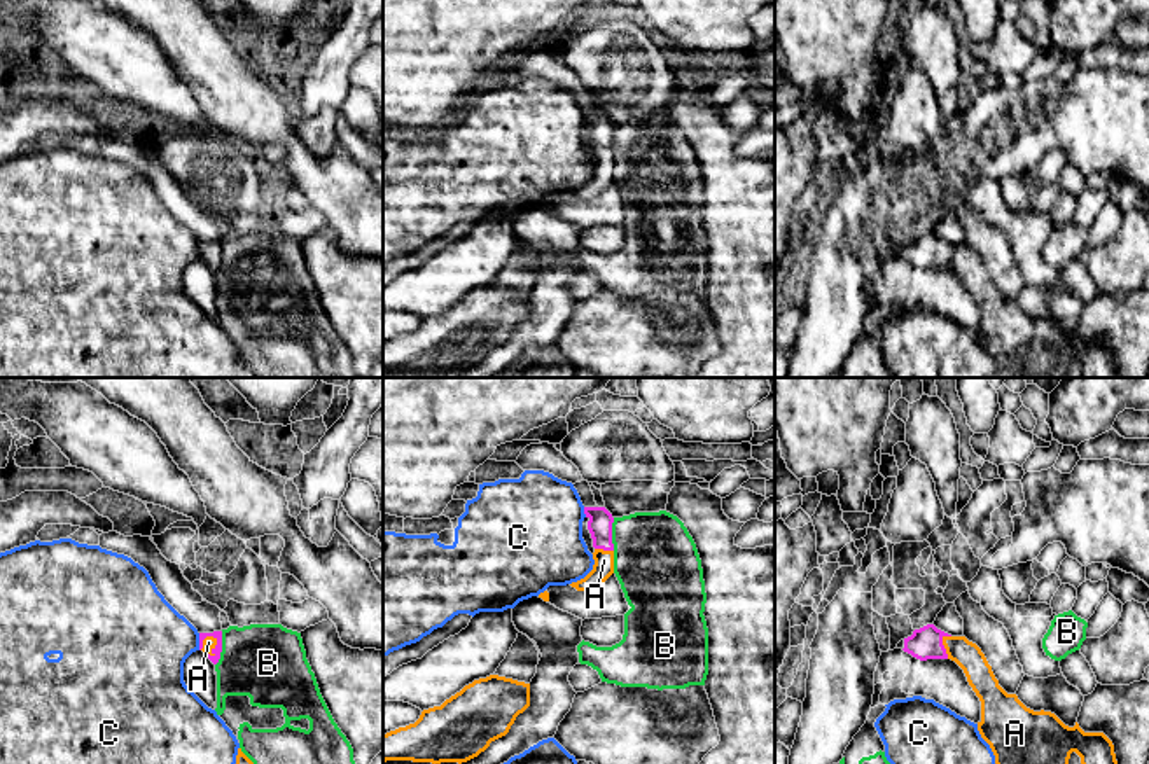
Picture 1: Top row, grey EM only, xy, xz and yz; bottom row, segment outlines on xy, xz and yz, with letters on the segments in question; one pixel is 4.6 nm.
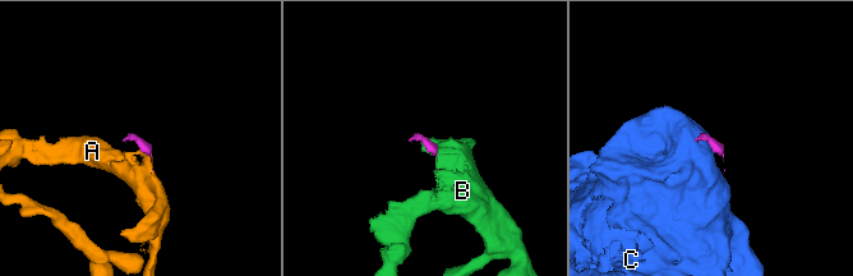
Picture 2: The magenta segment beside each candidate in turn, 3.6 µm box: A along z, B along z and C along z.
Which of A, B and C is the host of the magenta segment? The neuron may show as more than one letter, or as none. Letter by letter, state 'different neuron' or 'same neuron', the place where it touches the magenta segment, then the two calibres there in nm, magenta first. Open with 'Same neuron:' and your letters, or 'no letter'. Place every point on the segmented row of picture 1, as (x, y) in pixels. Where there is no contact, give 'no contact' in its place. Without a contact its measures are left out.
Same neuron: A
A: same neuron; meets magenta in xy at (217, 644); 40 nm thick on the magenta side, 60 nm on the other
B: different neuron; meets magenta in xy at (221, 649); 40 nm thick on the magenta side, 360 nm on the other
C: different neuron; meets magenta in xy at (200, 642); 40 nm thick on the magenta side, 400 nm on the other

